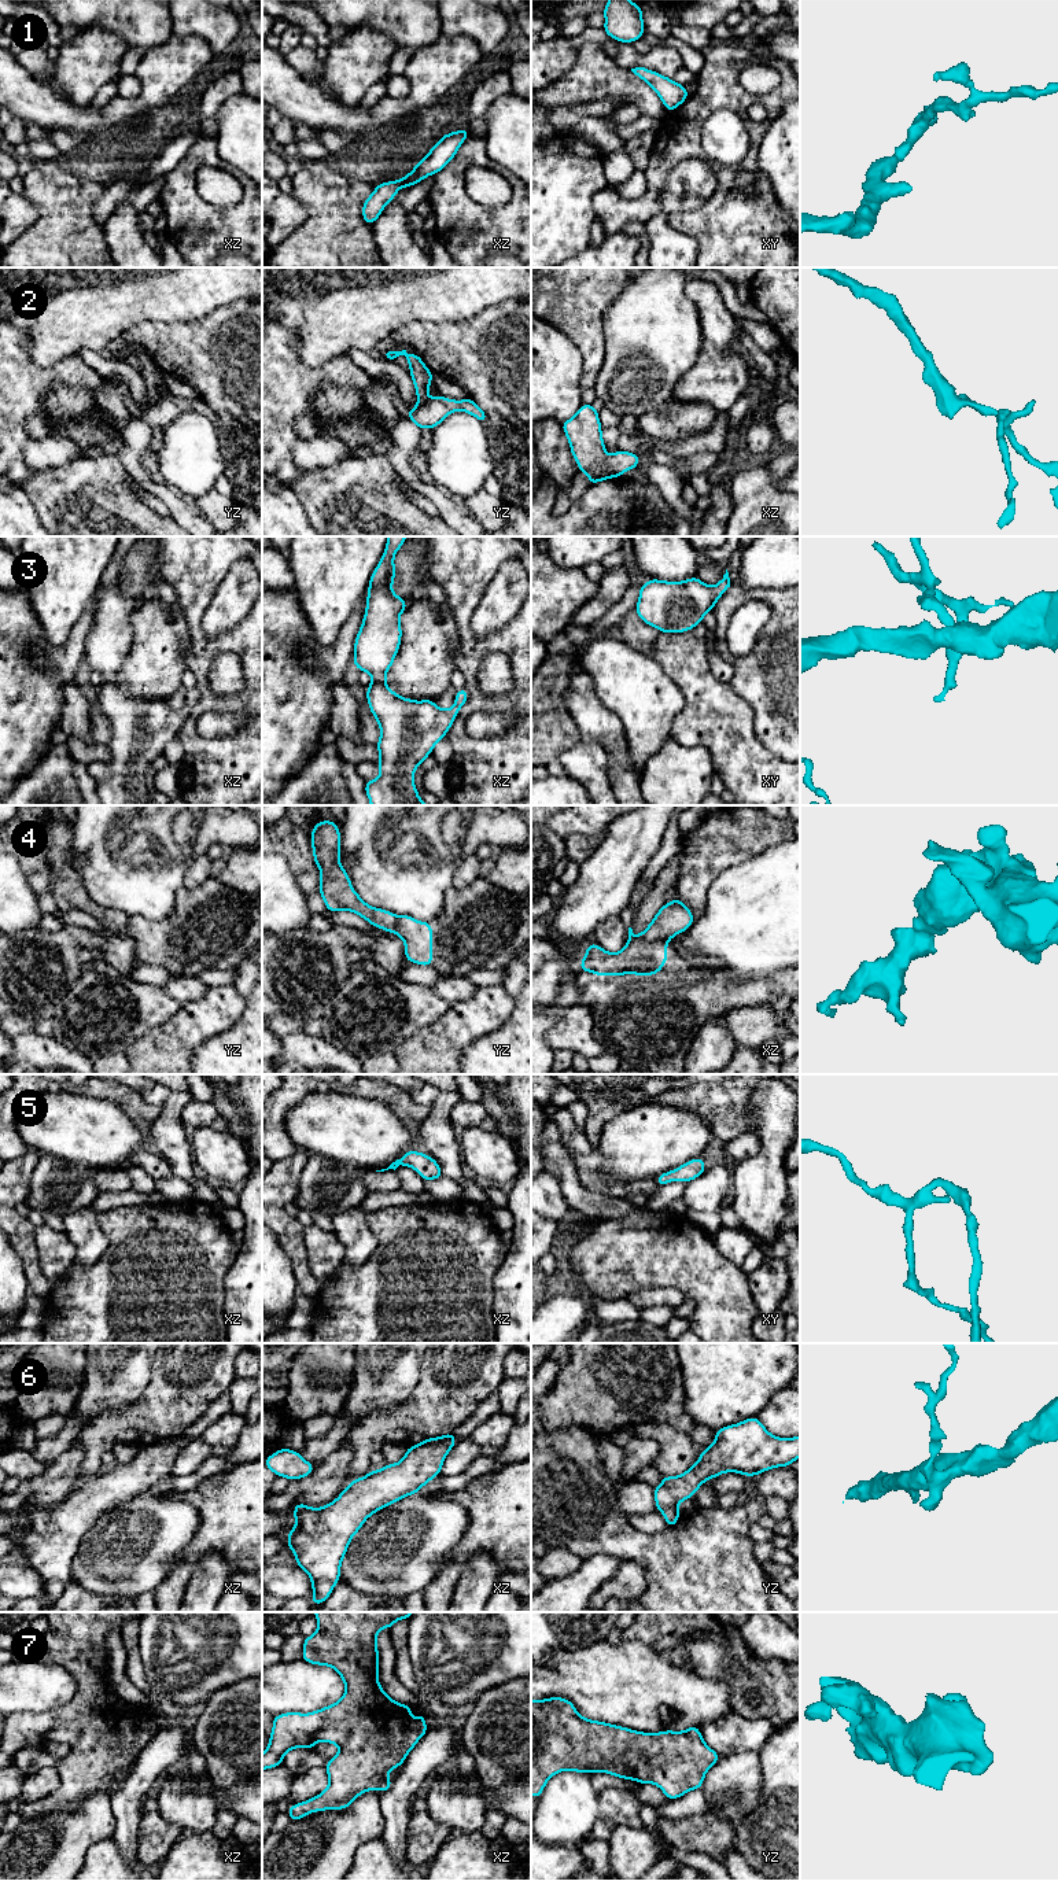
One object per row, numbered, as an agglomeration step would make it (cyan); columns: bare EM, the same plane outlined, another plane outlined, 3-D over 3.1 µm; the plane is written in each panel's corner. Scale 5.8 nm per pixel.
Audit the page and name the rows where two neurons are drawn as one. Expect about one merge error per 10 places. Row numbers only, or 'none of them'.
4

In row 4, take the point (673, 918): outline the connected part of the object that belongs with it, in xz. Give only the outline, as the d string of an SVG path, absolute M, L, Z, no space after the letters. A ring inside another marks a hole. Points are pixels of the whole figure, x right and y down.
M678 896L668 904L663 904L650 925L635 937L633 929L628 927L628 943L646 941L670 941L674 936L687 930L694 921L692 911L683 906Z

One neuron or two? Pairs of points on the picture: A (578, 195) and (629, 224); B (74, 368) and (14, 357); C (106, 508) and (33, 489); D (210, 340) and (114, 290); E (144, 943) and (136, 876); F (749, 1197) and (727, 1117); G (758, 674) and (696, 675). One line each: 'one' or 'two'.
A: two
B: one
C: one
D: two
E: two
F: two
G: two

